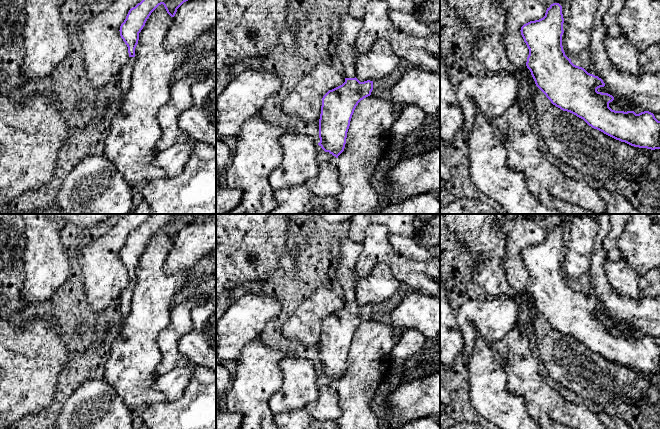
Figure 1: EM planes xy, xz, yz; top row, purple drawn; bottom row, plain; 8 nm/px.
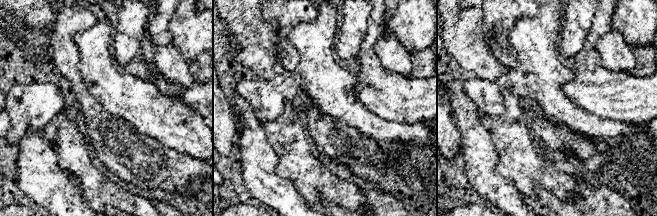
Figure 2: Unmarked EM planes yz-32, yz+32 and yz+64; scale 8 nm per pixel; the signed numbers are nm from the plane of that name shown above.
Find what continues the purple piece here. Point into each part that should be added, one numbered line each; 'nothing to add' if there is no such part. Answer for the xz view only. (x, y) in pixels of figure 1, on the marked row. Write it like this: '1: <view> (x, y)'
1: xz (349, 26)

